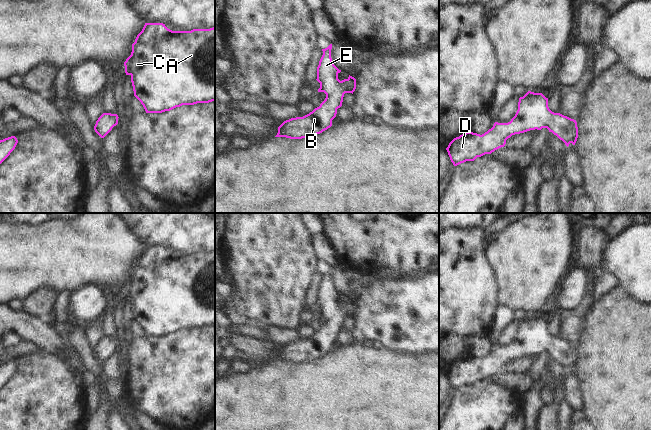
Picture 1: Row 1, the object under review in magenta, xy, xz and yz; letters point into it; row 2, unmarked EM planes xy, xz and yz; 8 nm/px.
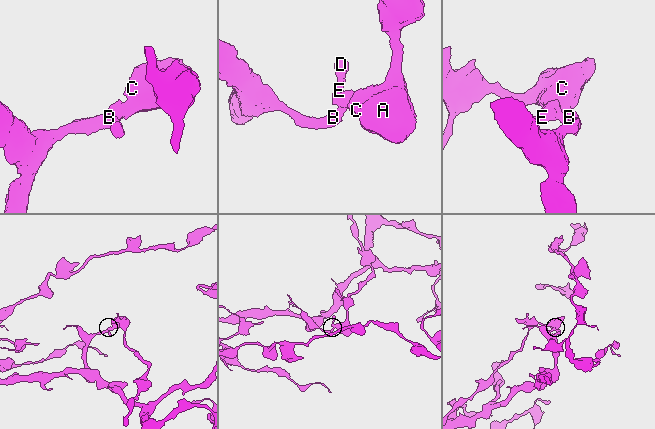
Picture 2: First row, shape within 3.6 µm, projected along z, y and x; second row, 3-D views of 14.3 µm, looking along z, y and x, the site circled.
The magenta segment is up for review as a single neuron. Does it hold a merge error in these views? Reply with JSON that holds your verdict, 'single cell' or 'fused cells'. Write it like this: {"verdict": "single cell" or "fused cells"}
{"verdict": "single cell"}

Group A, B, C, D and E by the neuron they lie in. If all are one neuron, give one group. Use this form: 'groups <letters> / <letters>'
groups A B C D E

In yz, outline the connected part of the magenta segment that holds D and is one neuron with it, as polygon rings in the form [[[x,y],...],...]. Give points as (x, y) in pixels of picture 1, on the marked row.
[[[528,91],[523,97],[519,98],[518,110],[515,116],[508,123],[495,122],[493,127],[484,134],[480,135],[473,132],[466,132],[454,138],[446,148],[451,162],[457,166],[466,161],[474,161],[477,157],[491,154],[495,150],[504,147],[506,140],[512,135],[524,133],[530,130],[541,130],[547,128],[568,147],[570,143],[575,145],[578,138],[577,122],[560,113],[552,112],[548,107],[548,98],[542,93]]]

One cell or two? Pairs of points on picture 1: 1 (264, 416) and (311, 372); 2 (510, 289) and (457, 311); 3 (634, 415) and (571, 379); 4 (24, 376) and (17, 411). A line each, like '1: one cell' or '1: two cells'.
1: one cell
2: two cells
3: two cells
4: one cell

